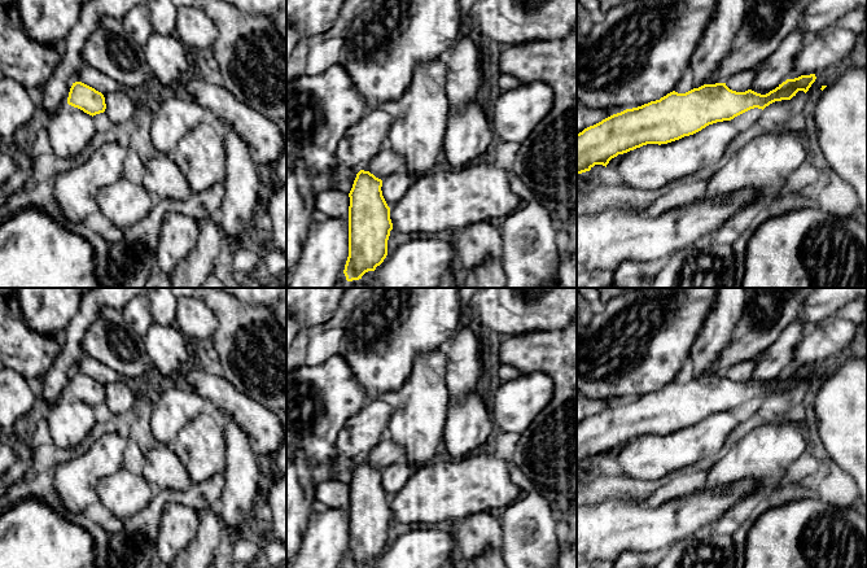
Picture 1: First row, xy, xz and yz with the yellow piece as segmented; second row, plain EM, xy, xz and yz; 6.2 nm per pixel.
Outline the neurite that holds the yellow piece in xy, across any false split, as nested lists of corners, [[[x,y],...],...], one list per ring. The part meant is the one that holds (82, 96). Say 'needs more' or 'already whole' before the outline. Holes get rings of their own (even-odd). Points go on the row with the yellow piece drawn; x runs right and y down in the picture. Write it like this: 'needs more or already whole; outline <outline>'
already whole; outline [[[82,82],[73,83],[67,104],[92,117],[104,113],[106,109],[104,95]]]

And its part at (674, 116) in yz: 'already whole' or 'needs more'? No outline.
already whole

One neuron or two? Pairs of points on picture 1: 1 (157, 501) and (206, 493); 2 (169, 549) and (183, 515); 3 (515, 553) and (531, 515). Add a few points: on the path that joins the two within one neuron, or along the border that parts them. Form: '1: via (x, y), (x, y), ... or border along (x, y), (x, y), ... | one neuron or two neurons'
1: via (169, 497), (195, 497) | one neuron
2: via (171, 541), (179, 523) | one neuron
3: via (524, 544), (529, 538), (529, 524) | one neuron

